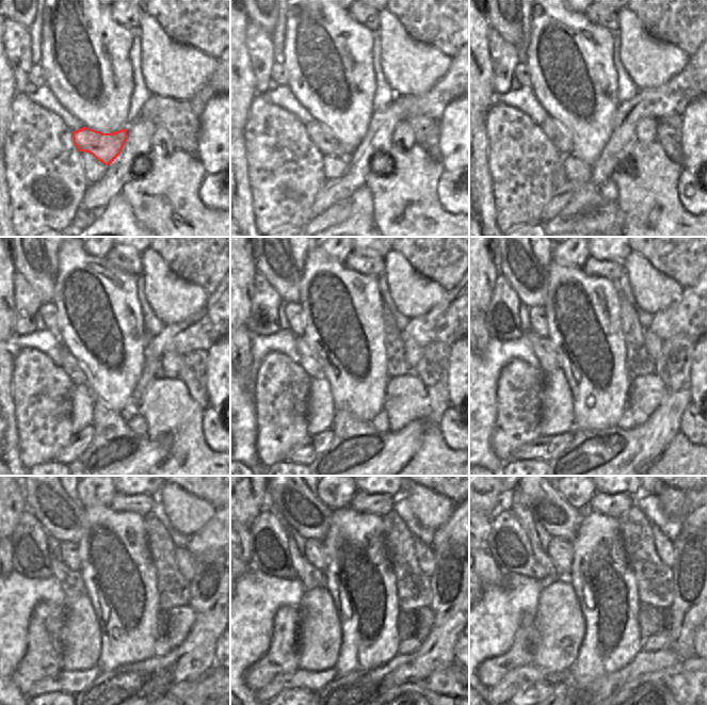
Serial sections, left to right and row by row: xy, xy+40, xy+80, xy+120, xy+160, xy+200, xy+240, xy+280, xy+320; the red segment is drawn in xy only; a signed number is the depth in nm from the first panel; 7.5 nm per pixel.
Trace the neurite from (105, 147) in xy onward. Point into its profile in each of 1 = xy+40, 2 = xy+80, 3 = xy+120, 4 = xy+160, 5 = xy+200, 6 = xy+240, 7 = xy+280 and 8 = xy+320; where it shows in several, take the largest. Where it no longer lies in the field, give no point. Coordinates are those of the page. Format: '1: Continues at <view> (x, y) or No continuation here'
1: Continues at xy+40 (324, 141)
2: Continues at xy+80 (561, 141)
3: Continues at xy+120 (74, 369)
4: Continues at xy+160 (308, 359)
5: Continues at xy+200 (547, 357)
6: Continues at xy+240 (70, 581)
7: Continues at xy+280 (309, 577)
8: Continues at xy+320 (514, 501)

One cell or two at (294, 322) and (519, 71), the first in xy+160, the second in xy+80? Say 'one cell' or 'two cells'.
one cell

